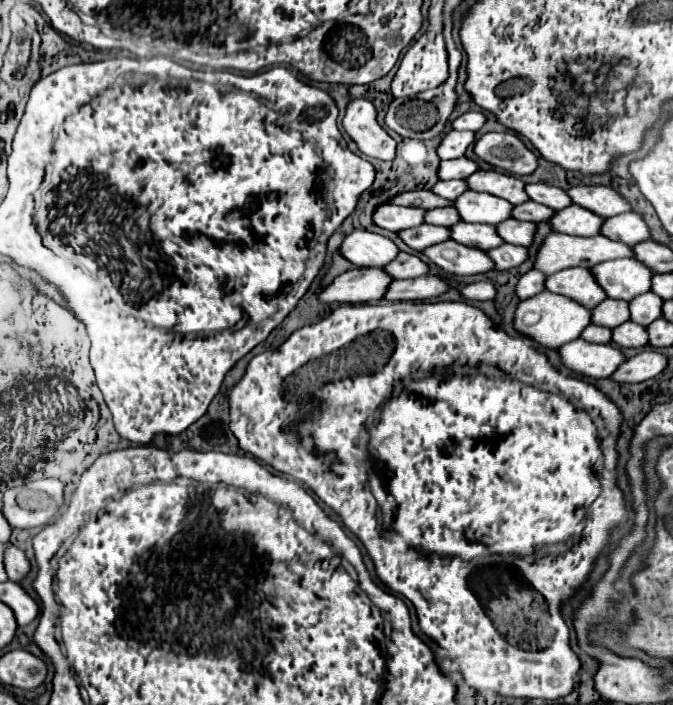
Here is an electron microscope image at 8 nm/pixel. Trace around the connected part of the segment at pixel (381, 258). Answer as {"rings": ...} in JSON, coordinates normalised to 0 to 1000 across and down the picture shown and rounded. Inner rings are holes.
{"rings":[[[538,325],[514,333],[502,356],[529,379],[571,379],[591,362],[591,350],[579,339]]]}

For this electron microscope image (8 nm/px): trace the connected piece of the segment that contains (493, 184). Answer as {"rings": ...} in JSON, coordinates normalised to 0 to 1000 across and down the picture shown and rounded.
{"rings":[[[707,243],[701,245],[701,251],[689,254],[695,268],[701,271],[719,271],[737,279],[746,279],[752,285],[758,285],[761,291],[773,291],[785,285],[785,277],[779,271],[779,260],[755,245],[743,245],[743,243]]]}

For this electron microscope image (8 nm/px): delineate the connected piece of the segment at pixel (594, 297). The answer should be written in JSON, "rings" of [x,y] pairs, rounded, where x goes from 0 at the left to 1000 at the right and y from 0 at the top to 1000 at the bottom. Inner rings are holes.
{"rings":[[[868,379],[835,382],[832,387],[814,390],[808,407],[817,416],[850,421],[856,430],[871,433],[871,438],[880,438],[895,424],[900,424],[900,416],[892,410],[892,404],[886,404],[886,396],[880,393],[877,382]]]}

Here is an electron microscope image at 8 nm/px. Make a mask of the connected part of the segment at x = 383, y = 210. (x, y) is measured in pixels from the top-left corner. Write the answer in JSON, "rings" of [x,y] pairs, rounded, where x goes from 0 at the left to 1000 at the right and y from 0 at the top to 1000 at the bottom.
{"rings":[[[565,291],[556,305],[553,313],[577,328],[597,328],[597,325],[609,325],[618,322],[624,316],[630,316],[630,296],[621,294],[591,294],[591,291]]]}

